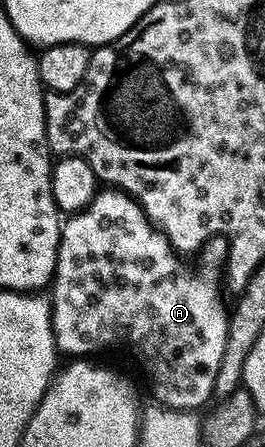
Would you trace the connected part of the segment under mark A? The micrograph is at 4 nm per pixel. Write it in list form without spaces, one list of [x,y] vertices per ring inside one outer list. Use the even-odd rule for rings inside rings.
[[[112,188],[98,189],[97,195],[78,214],[68,215],[64,219],[61,228],[61,242],[57,253],[57,271],[53,274],[51,283],[51,324],[53,325],[53,338],[57,342],[57,349],[62,355],[73,354],[74,359],[81,360],[86,356],[97,356],[100,350],[109,350],[113,345],[126,346],[131,353],[137,357],[139,365],[145,369],[145,374],[149,377],[149,386],[153,389],[153,394],[158,398],[162,407],[170,410],[188,410],[190,412],[200,411],[200,406],[208,398],[214,397],[215,376],[219,372],[219,360],[223,360],[223,347],[227,344],[227,328],[229,327],[229,310],[227,304],[221,299],[221,290],[217,287],[219,282],[218,271],[222,269],[224,257],[227,253],[226,247],[221,244],[209,244],[200,251],[199,259],[205,267],[202,274],[192,274],[189,270],[181,270],[179,255],[173,246],[165,239],[165,235],[150,222],[149,217],[141,210],[138,202],[130,198],[122,190]]]

